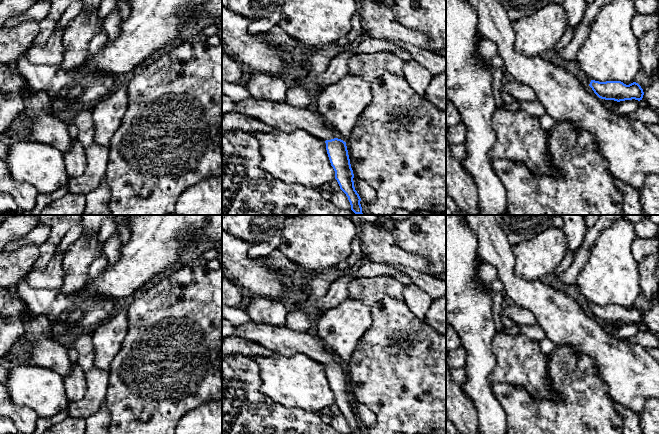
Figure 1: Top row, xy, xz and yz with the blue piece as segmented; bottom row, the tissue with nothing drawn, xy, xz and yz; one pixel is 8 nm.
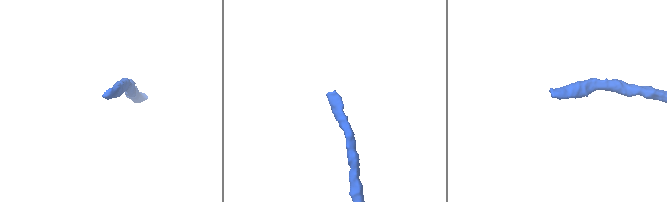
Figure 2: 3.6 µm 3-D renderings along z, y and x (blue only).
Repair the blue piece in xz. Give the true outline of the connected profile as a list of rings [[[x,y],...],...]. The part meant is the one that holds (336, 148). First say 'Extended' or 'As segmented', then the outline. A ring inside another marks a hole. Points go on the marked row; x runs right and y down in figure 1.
Extended. [[[251,96],[248,99],[235,102],[235,112],[249,115],[268,124],[272,128],[294,132],[303,130],[312,136],[323,139],[326,143],[327,154],[335,171],[335,179],[340,189],[346,194],[351,210],[363,214],[361,198],[354,187],[354,174],[351,168],[346,142],[336,138],[336,132],[328,127],[323,119],[308,108],[297,108],[283,103],[258,99]]]

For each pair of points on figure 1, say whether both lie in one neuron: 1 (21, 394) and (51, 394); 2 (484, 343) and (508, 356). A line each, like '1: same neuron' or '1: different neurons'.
1: same neuron
2: different neurons

